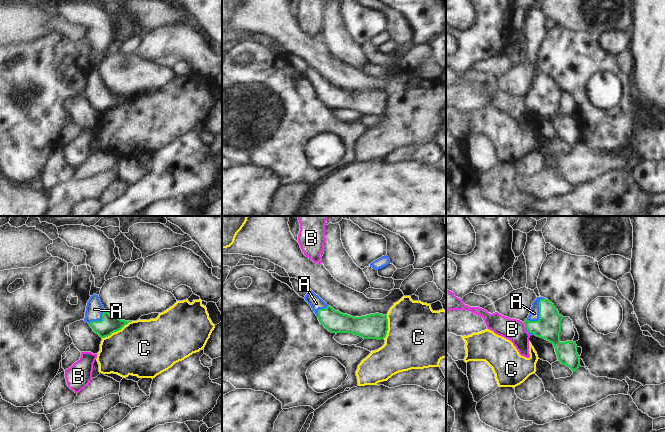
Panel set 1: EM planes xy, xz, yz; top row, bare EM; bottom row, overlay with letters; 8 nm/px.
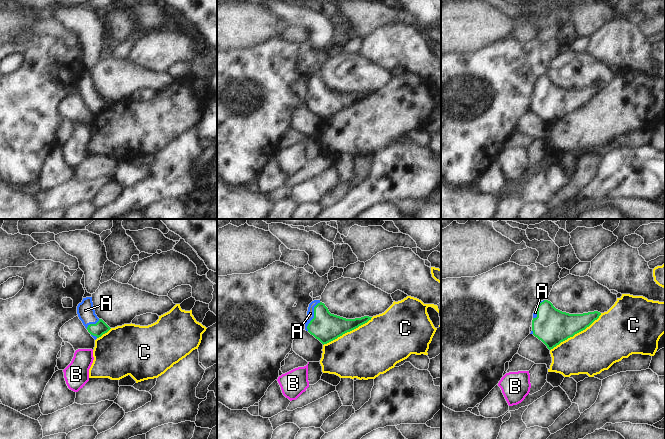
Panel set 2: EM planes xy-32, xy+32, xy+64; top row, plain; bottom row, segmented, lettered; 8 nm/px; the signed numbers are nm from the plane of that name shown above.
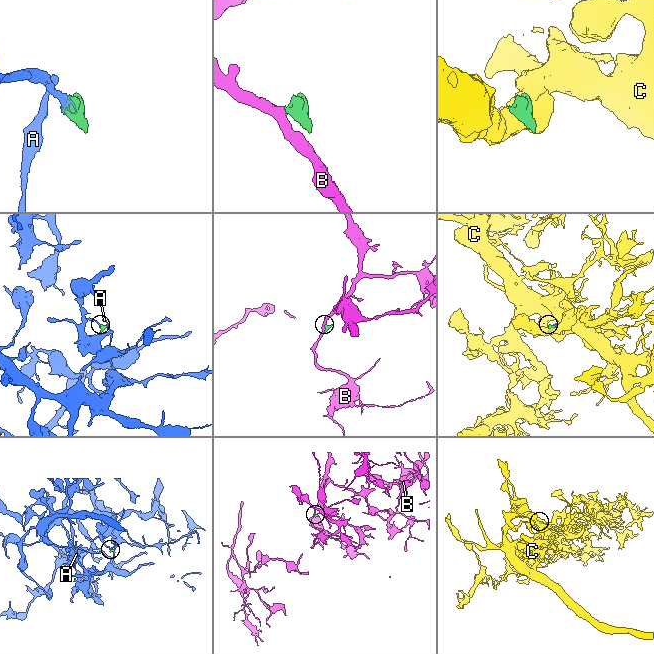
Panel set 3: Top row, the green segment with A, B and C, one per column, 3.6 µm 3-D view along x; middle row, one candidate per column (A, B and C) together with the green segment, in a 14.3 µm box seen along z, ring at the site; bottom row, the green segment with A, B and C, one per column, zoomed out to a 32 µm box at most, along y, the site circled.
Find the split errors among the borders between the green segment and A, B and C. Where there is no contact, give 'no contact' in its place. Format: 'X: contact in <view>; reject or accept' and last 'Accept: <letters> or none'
A: contact in yz; accept
B: contact in yz; reject
C: contact in xy; reject
Accept: A

